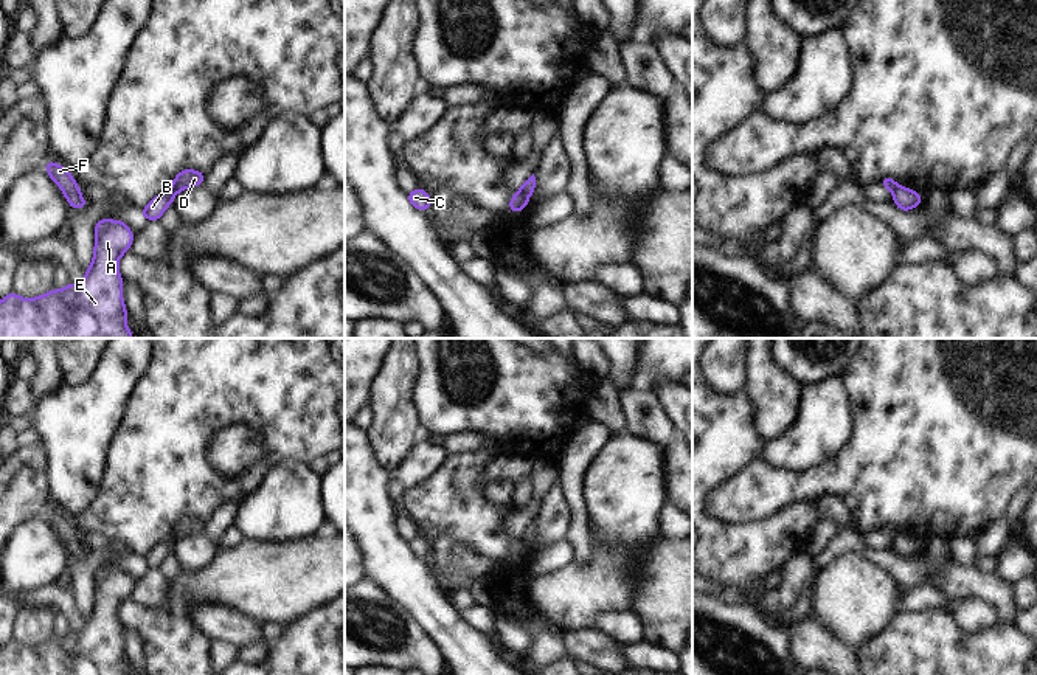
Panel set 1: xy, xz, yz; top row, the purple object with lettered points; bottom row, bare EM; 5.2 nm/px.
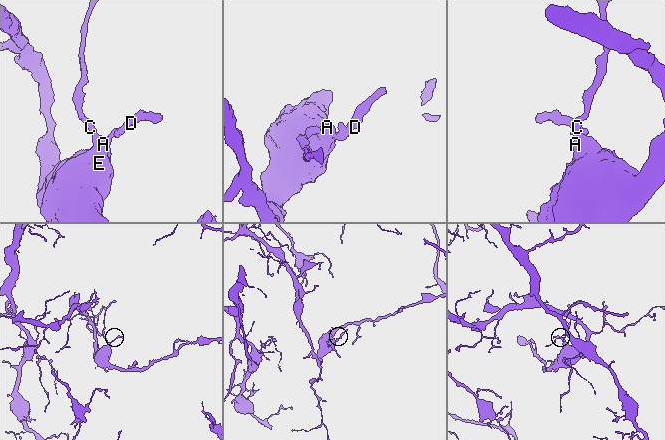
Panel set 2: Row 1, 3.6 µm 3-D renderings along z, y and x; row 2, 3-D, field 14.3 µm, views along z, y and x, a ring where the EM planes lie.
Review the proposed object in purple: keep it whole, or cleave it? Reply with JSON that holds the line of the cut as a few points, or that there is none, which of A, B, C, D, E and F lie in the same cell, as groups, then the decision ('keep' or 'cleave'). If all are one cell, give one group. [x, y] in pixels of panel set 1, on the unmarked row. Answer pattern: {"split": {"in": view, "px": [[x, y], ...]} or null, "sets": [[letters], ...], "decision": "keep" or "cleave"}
{"split": {"in": "xz", "px": [[519, 539], [527, 546]]}, "sets": [["A", "B", "C", "E", "F"], ["D"]], "decision": "cleave"}

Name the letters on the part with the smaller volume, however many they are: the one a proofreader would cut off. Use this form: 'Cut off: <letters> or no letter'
Cut off: D

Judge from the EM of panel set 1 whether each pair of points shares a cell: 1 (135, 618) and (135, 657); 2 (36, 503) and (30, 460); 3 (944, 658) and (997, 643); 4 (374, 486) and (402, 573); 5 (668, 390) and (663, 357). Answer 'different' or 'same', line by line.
1: different
2: same
3: same
4: same
5: different

